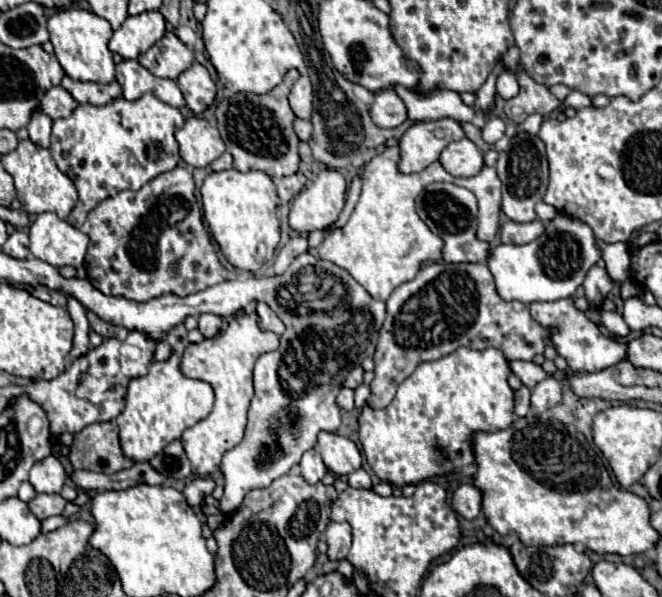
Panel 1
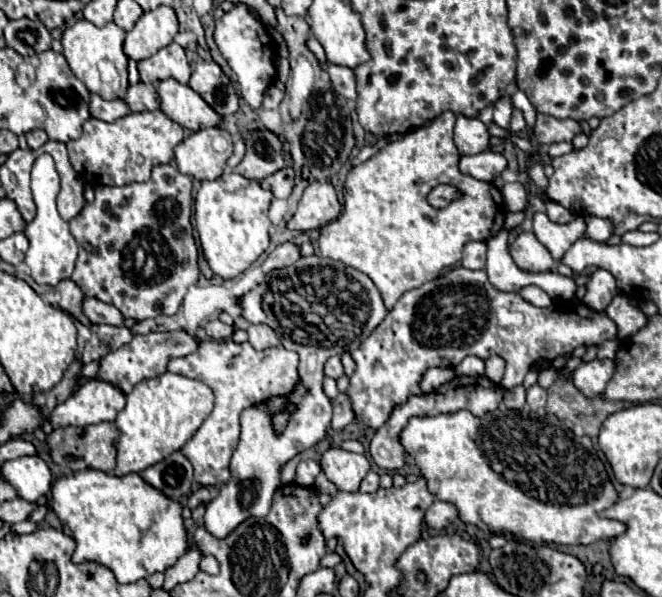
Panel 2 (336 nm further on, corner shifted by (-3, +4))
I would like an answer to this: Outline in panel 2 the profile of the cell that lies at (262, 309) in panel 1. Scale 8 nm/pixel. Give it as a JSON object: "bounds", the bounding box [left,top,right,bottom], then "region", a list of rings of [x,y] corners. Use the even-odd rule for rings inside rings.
{"bounds":[247,324,279,350],"region":[[[251,324],[247,328],[247,336],[249,336],[249,344],[255,350],[267,350],[267,348],[279,346],[277,334],[267,324]]]}

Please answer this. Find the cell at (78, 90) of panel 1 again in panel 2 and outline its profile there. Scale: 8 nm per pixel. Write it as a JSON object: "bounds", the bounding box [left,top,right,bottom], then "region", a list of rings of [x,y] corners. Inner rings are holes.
{"bounds":[125,84,159,112],"region":[[[135,84],[129,86],[125,102],[133,112],[147,112],[147,110],[159,110],[159,96],[157,88],[153,84]]]}

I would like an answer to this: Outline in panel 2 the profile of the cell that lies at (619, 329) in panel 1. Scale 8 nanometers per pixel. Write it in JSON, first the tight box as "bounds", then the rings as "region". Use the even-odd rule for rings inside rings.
{"bounds":[347,266,617,430],"region":[[[455,266],[443,276],[425,282],[419,288],[413,288],[405,292],[395,308],[387,312],[385,320],[373,330],[373,334],[351,352],[355,360],[355,372],[349,378],[347,396],[353,406],[355,420],[377,430],[381,428],[391,412],[405,404],[409,396],[423,394],[419,388],[419,382],[423,374],[433,368],[455,368],[465,356],[479,356],[487,360],[489,356],[501,356],[505,360],[505,390],[519,386],[529,372],[531,366],[535,366],[539,360],[553,362],[557,356],[563,356],[565,352],[575,350],[577,346],[599,346],[605,340],[613,340],[617,336],[617,326],[613,326],[611,318],[605,312],[595,312],[587,308],[581,302],[553,302],[547,308],[537,308],[529,302],[525,302],[519,294],[513,292],[501,292],[497,290],[483,270],[469,270],[463,266]]]}

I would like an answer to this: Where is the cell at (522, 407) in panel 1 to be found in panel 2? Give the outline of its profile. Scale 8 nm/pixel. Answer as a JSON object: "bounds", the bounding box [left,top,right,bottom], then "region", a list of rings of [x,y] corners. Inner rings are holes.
{"bounds":[503,386,525,410],"region":[[[515,386],[513,390],[507,390],[503,394],[503,404],[507,408],[513,408],[513,410],[521,410],[525,406],[525,388],[523,386]]]}

